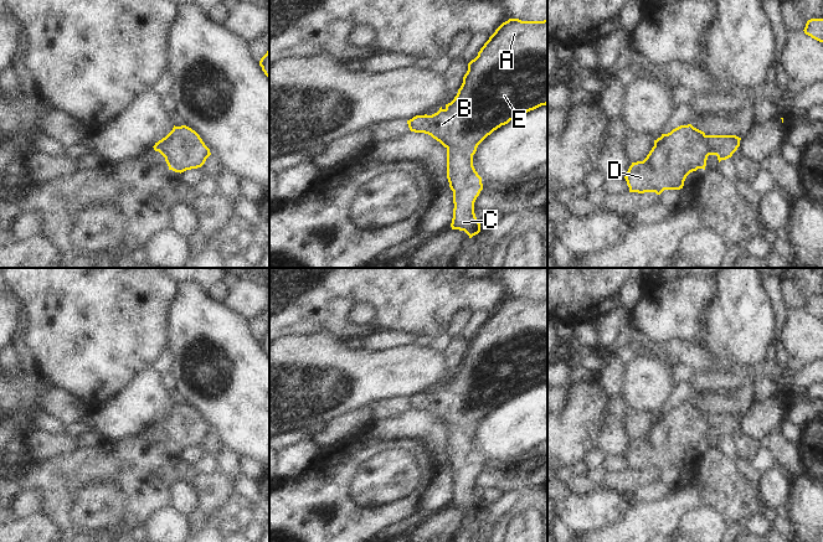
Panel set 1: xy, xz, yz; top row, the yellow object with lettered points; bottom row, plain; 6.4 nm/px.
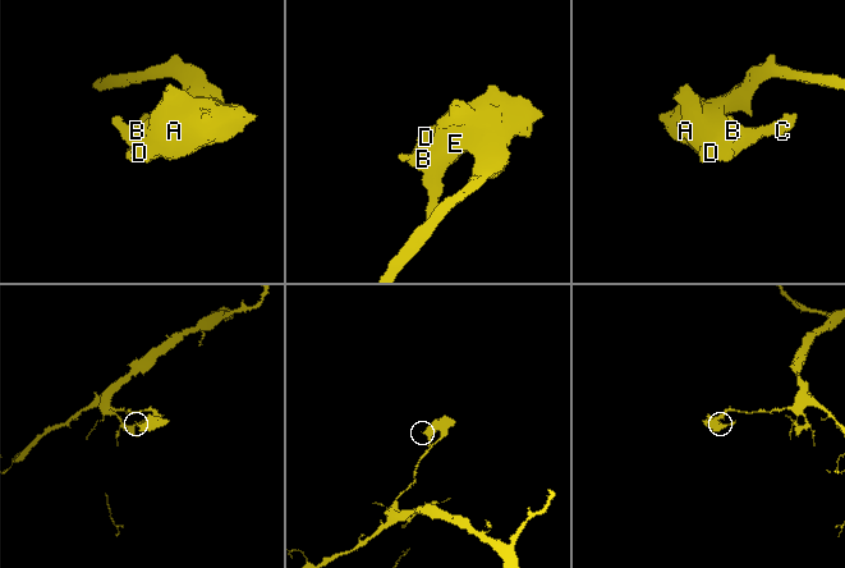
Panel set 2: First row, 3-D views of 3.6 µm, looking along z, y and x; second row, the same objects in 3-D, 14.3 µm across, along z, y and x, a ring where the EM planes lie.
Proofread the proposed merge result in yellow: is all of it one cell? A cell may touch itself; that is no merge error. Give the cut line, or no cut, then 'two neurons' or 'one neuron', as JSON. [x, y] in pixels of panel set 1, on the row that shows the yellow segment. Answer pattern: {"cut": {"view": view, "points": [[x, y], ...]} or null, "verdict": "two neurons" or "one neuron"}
{"cut": null, "verdict": "one neuron"}

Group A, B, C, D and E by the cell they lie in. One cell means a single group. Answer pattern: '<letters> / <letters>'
A B C D E

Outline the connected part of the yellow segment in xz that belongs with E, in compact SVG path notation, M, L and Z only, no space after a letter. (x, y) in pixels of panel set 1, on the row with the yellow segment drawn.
M547 20L503 22L468 63L468 71L454 99L432 115L407 120L415 133L425 133L447 149L447 179L453 191L452 229L464 231L469 238L480 232L474 202L483 190L482 177L473 166L478 145L510 120L547 104Z

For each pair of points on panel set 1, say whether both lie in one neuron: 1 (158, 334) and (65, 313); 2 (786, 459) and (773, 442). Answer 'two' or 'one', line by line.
1: one
2: one

